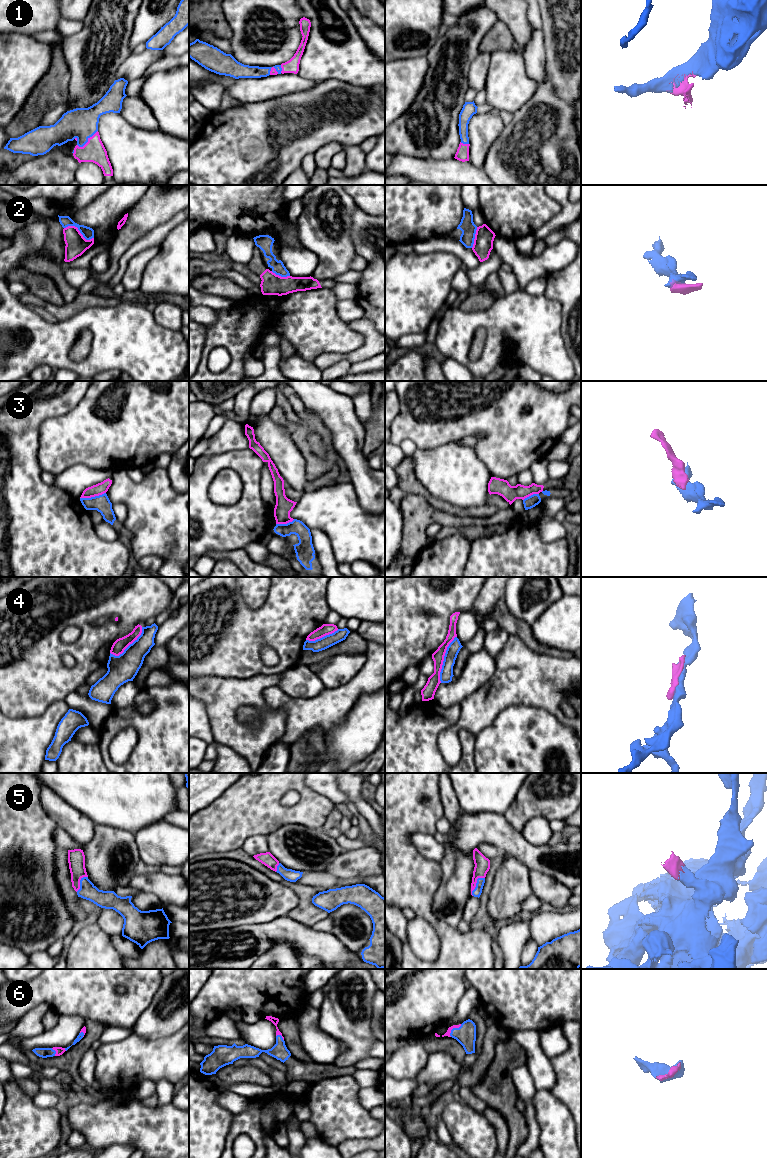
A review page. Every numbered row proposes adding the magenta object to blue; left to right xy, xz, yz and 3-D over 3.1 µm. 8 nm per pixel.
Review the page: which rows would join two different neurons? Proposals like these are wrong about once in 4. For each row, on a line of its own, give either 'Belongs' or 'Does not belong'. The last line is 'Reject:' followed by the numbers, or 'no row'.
1: Belongs
2: Does not belong
3: Does not belong
4: Does not belong
5: Belongs
6: Belongs
Reject: 2, 3, 4

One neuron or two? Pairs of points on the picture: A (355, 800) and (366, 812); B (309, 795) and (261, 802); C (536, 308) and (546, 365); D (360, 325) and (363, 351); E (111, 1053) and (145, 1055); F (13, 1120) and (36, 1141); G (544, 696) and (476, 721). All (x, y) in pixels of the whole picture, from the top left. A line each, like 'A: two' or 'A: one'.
A: one
B: one
C: one
D: one
E: one
F: one
G: one

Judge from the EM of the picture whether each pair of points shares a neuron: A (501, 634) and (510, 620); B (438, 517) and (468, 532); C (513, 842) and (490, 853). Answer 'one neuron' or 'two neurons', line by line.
A: two neurons
B: two neurons
C: two neurons

